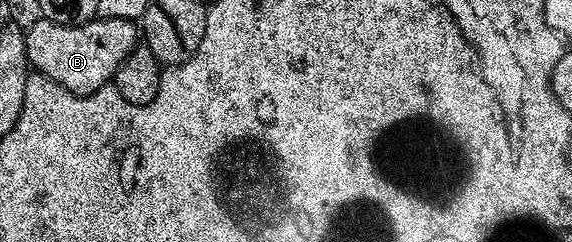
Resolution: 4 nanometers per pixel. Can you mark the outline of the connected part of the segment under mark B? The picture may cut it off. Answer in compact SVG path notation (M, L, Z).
M102 17L82 25L57 25L45 19L25 30L26 59L37 72L63 85L69 93L96 93L111 84L114 72L139 44L140 29L128 19Z

